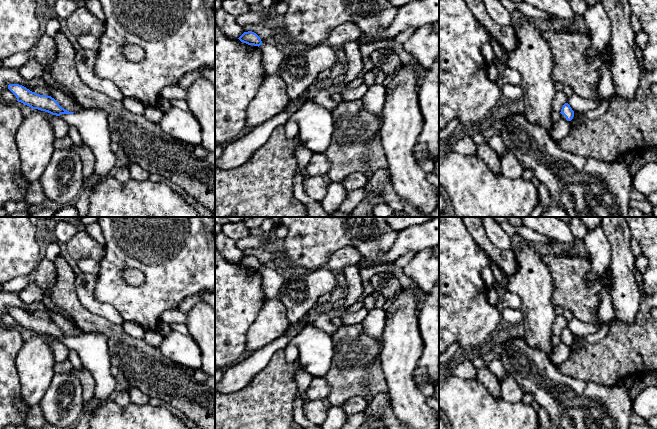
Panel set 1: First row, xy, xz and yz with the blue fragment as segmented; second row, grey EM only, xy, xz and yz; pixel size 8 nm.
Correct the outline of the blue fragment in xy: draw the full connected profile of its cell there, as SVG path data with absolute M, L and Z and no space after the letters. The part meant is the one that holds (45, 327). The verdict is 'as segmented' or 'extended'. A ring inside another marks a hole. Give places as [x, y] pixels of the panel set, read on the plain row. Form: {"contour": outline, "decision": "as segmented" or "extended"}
{"contour": "M9 308L8 313L16 320L18 326L32 333L60 340L66 347L77 352L83 368L92 375L95 387L92 399L87 402L85 412L74 428L89 429L92 412L99 404L108 400L115 389L115 377L110 372L108 337L101 332L69 336L51 320L39 319L22 309Z", "decision": "extended"}

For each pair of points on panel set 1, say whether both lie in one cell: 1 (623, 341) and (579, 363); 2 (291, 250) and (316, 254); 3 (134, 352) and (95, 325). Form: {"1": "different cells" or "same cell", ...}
{"1": "same cell", "2": "same cell", "3": "same cell"}

